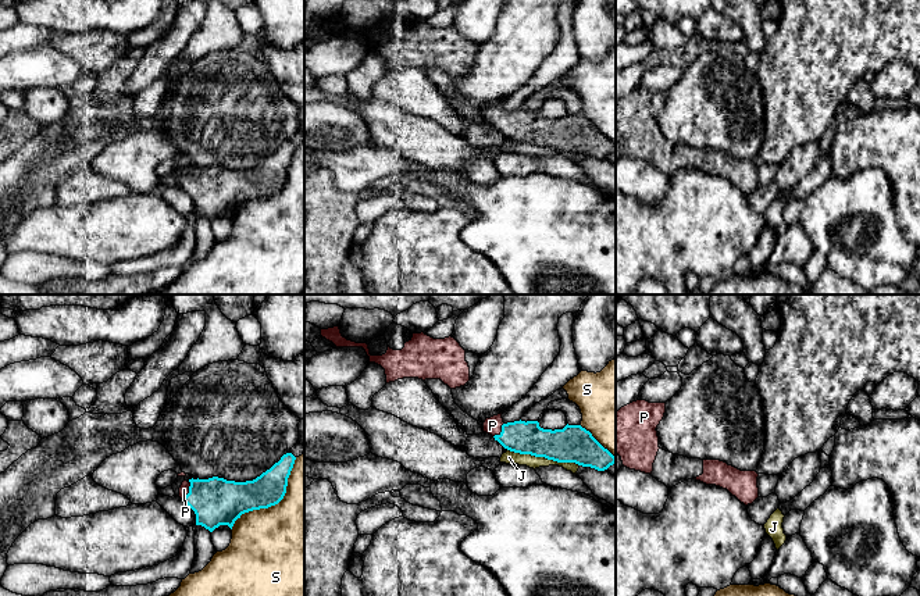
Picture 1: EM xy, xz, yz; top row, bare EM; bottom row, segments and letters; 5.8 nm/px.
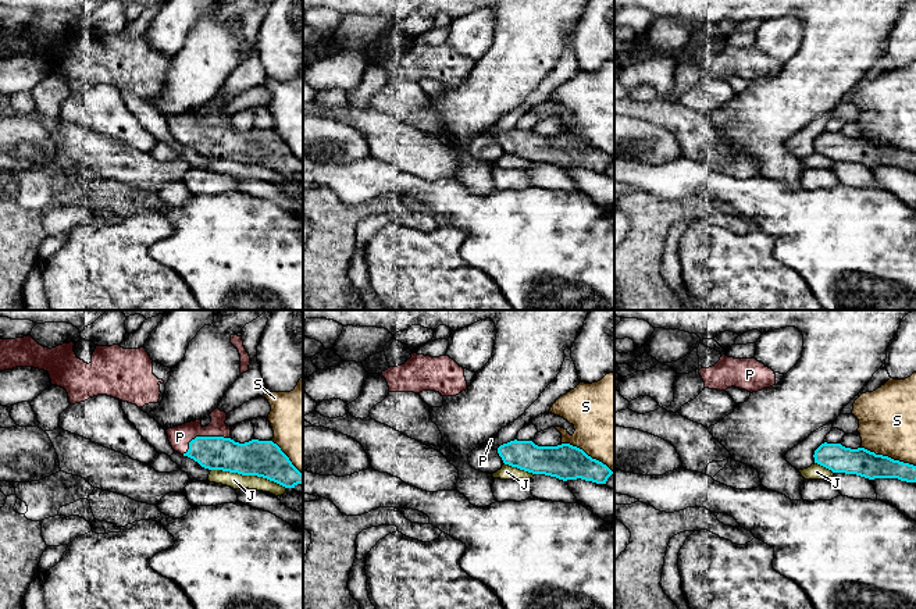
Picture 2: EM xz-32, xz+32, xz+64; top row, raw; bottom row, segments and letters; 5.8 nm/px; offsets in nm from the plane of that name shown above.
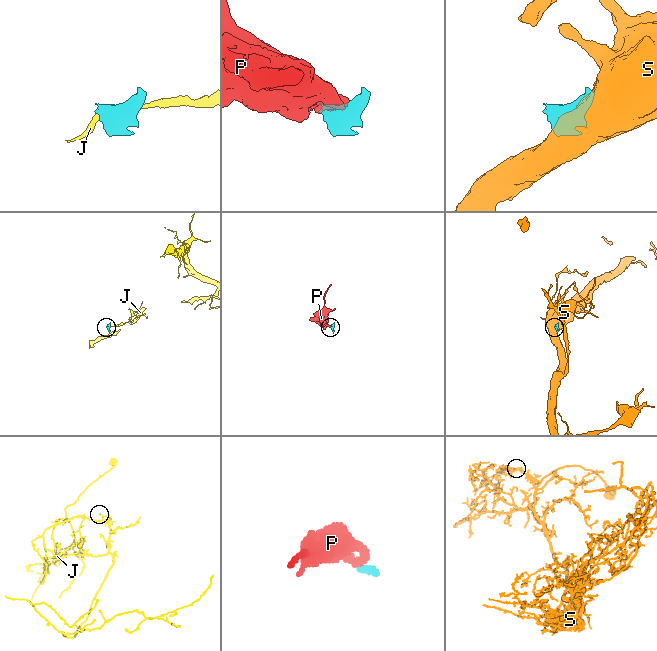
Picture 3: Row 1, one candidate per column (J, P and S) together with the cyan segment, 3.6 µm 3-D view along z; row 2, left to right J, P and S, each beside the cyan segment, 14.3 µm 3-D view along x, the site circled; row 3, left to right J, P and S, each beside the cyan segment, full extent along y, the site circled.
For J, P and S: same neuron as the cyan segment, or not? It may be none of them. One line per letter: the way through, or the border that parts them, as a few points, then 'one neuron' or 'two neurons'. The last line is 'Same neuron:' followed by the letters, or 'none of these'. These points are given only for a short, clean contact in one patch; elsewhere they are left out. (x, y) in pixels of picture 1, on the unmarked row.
J: two neurons
P: way xz (526, 127), (507, 124), (502, 120), (492, 114); one neuron
S: two neurons
Same neuron: P

